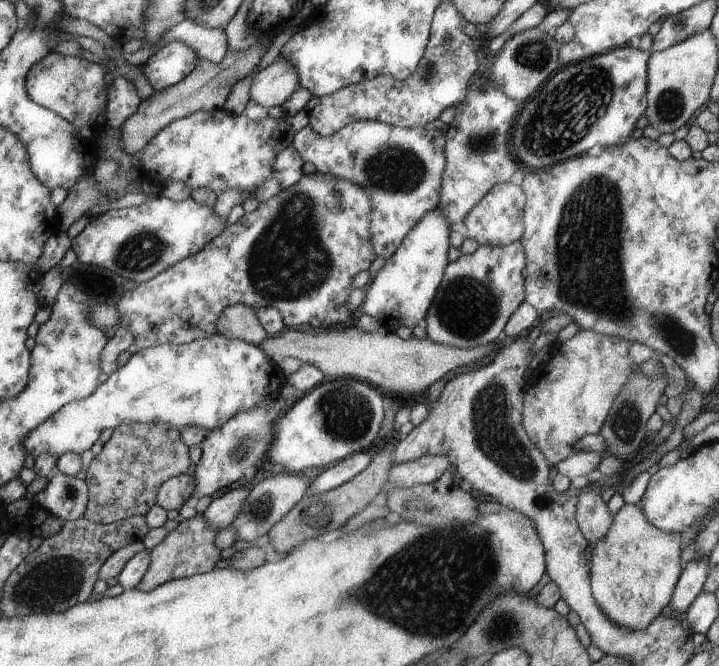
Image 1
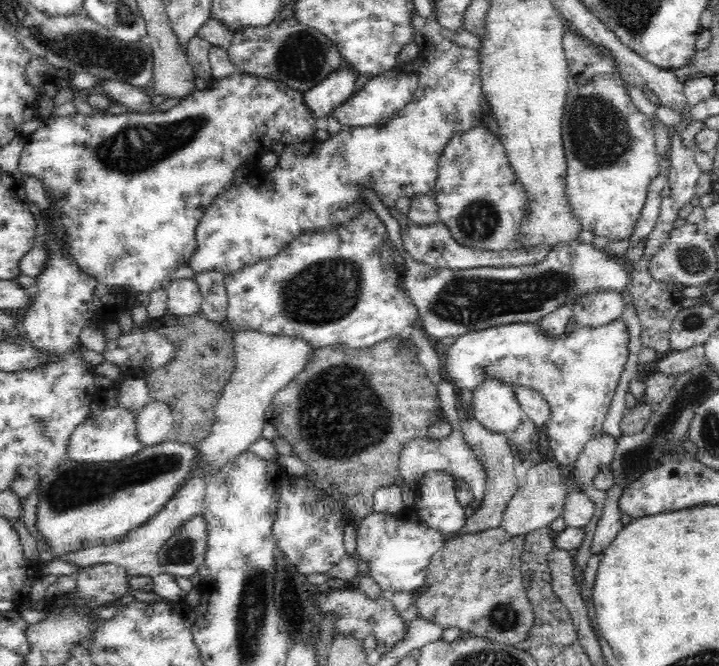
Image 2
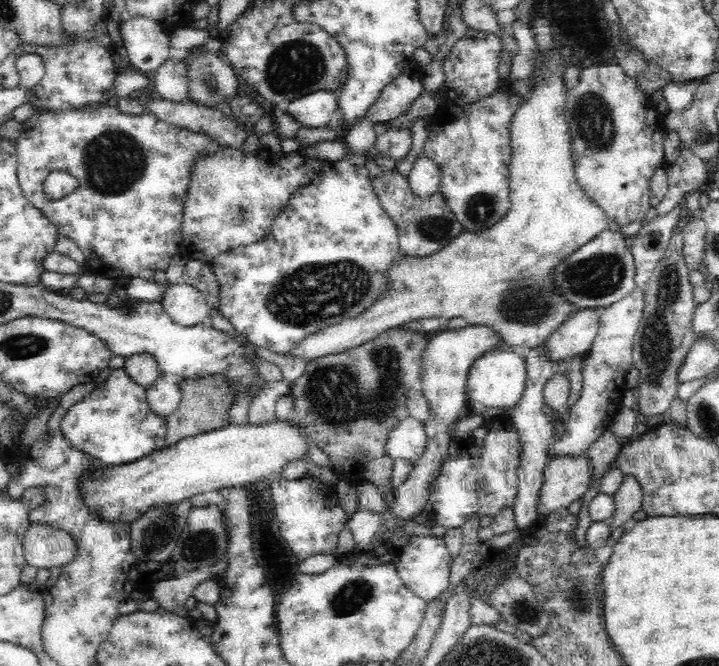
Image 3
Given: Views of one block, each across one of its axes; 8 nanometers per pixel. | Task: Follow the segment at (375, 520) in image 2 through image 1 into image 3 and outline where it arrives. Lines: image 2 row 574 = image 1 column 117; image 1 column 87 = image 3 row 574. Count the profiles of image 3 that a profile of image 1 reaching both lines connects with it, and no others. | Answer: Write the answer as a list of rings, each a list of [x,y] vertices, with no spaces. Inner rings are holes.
[[[395,533],[384,544],[391,554],[392,562],[395,564],[402,583],[420,599],[430,603],[448,589],[453,559],[443,538],[432,535],[399,536]]]

